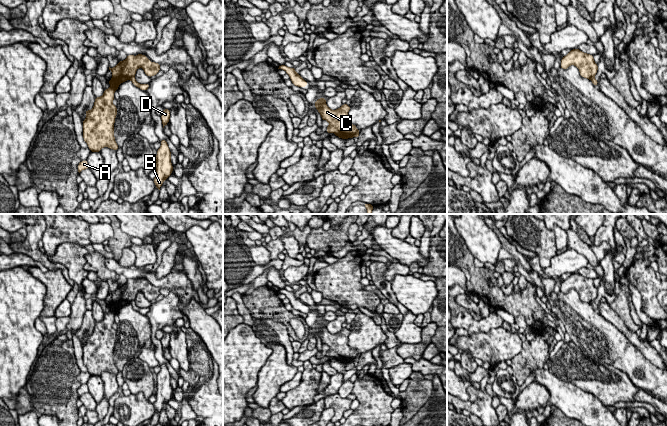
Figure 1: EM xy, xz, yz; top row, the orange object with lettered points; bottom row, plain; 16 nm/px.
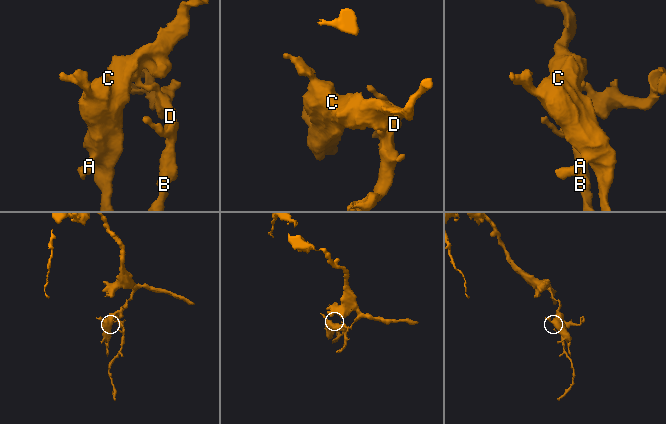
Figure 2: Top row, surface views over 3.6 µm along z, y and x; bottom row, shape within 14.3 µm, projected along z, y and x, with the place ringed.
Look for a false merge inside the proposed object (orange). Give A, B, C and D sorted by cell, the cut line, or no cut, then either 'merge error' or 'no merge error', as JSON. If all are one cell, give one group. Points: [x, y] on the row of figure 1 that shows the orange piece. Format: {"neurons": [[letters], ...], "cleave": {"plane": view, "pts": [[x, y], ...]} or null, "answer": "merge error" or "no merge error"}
{"neurons": [["A", "C"], ["B", "D"]], "cleave": {"plane": "xy", "pts": [[134, 75], [129, 78]]}, "answer": "merge error"}

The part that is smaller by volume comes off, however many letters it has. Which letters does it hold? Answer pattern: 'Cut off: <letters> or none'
Cut off: B, D

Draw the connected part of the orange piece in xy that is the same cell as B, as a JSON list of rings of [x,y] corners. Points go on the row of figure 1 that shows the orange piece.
[[[163,139],[160,141],[161,146],[157,150],[156,155],[156,177],[153,179],[155,186],[160,190],[165,179],[172,174],[173,165],[171,163],[171,152],[168,147],[167,141]]]

